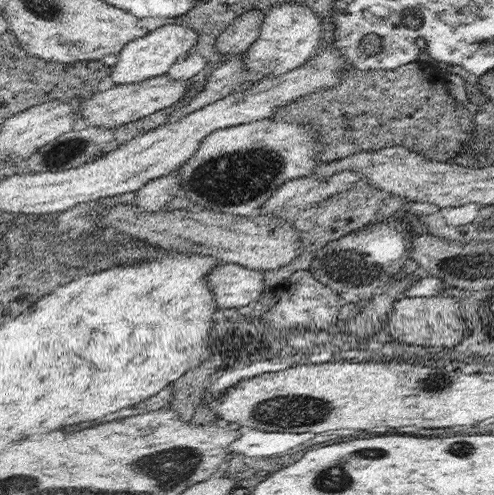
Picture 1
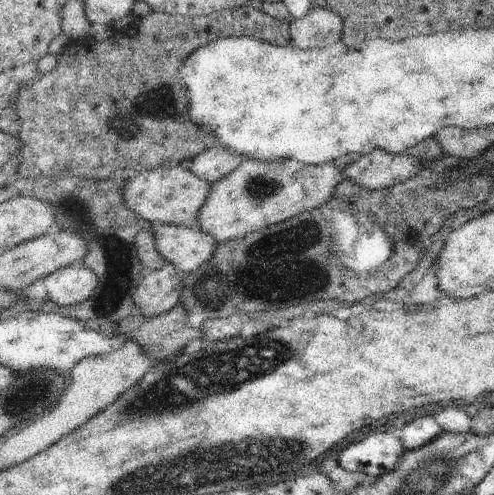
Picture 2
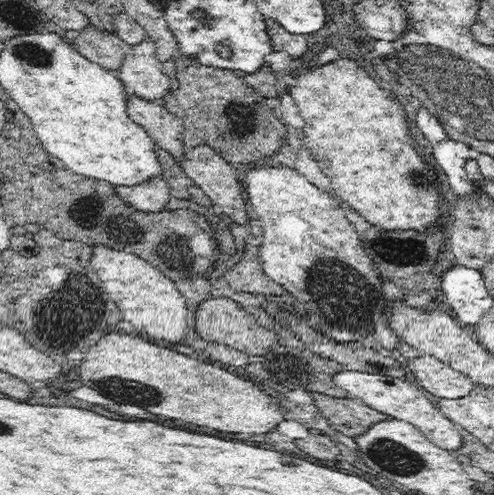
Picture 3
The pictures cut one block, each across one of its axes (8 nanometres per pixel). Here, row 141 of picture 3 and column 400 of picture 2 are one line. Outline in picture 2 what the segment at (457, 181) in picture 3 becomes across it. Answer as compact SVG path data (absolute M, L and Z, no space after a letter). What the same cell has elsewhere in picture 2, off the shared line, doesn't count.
M371 434L339 452L335 464L347 472L363 472L369 478L377 478L395 466L403 450L393 434Z

